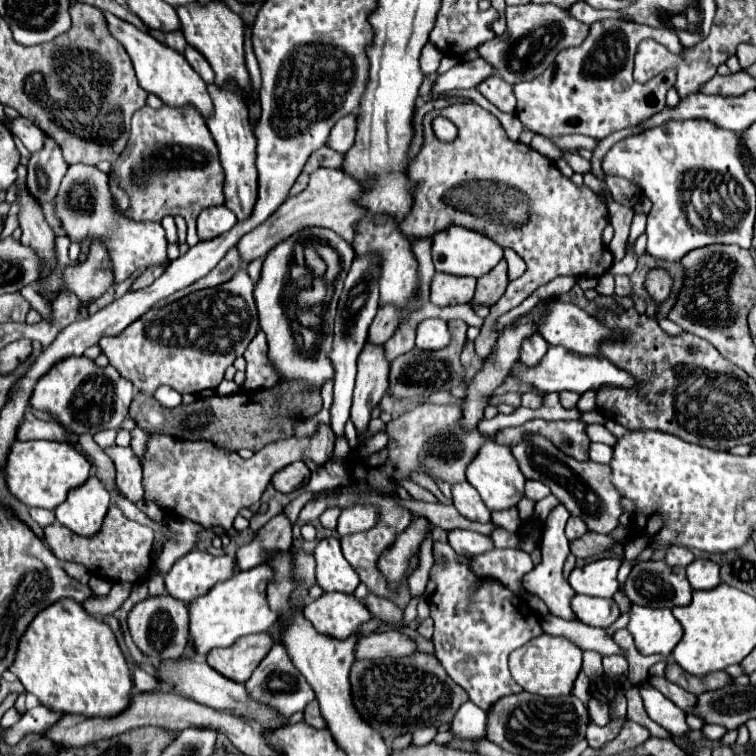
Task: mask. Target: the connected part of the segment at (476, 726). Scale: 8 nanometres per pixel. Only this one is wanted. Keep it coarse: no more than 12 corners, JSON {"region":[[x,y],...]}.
{"region":[[470,700],[452,720],[460,738],[480,738],[486,728],[486,712]]}

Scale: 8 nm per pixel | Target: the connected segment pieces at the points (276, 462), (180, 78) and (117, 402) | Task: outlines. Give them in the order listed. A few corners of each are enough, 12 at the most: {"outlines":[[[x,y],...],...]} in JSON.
{"outlines":[[[156,432],[144,498],[230,530],[274,472],[324,464],[334,432],[272,442],[244,460],[208,440]],[[102,12],[140,86],[204,118],[212,100],[188,60],[148,32]],[[86,356],[60,360],[30,404],[76,434],[118,428],[134,388]]]}

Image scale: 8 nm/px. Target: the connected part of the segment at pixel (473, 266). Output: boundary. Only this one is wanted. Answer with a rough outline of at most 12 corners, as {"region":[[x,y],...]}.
{"region":[[452,224],[432,236],[438,272],[480,278],[504,250]]}

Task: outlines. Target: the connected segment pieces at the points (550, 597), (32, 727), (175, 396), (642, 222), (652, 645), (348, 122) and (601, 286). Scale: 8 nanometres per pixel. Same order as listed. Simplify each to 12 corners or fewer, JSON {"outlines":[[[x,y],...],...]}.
{"outlines":[[[568,510],[550,512],[540,542],[542,562],[524,576],[528,592],[550,614],[574,620],[572,586],[562,576],[570,554]],[[46,706],[28,710],[4,740],[16,744],[22,736],[44,734],[58,718]],[[158,386],[154,398],[166,408],[176,408],[182,402],[174,388]],[[636,214],[630,242],[646,232],[646,214]],[[632,606],[640,654],[670,656],[682,638],[672,610]],[[356,114],[332,128],[328,146],[348,152],[356,140]],[[610,272],[598,280],[596,292],[614,294],[614,274]]]}

